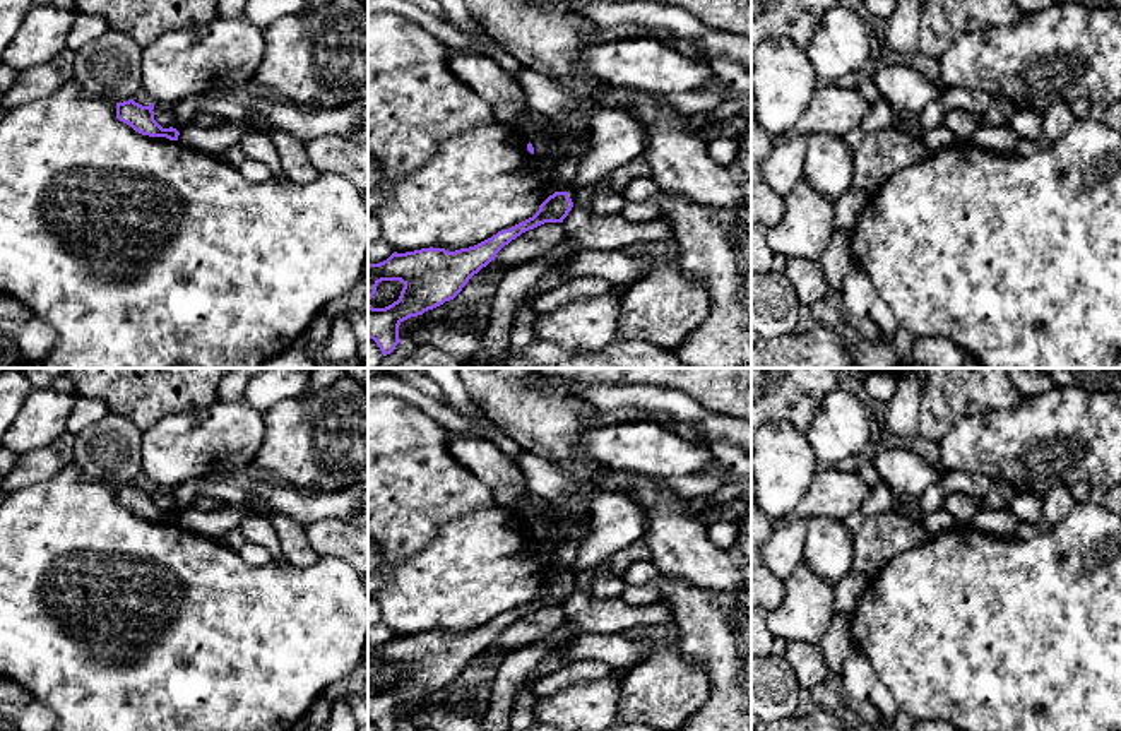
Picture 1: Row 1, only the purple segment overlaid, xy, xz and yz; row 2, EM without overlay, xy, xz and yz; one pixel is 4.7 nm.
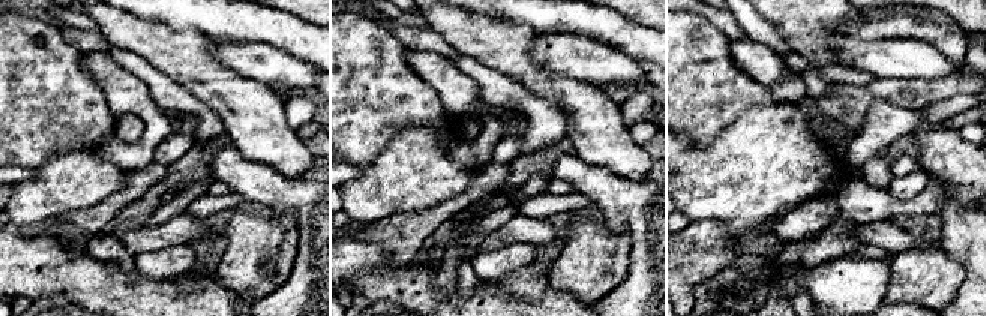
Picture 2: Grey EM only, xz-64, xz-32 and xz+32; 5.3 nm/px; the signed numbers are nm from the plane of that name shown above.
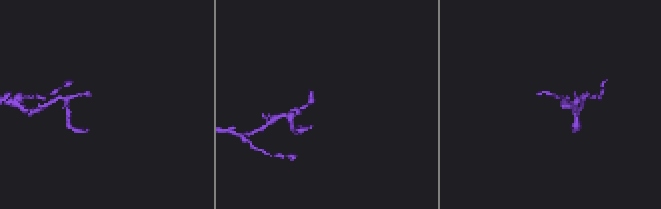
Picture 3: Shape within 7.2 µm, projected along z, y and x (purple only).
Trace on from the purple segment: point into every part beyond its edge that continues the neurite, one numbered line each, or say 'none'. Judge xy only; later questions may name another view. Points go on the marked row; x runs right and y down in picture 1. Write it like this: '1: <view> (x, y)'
none

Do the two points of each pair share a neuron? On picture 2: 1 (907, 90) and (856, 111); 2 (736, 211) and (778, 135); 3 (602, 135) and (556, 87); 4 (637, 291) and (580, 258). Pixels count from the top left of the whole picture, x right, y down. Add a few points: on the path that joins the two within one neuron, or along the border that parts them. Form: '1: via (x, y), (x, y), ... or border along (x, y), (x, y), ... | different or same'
1: via (893, 90), (877, 90), (868, 98) | same
2: via (742, 192), (742, 183), (770, 155) | same
3: via (592, 123), (568, 99) | same
4: border along (629, 247), (628, 276), (599, 300) | different

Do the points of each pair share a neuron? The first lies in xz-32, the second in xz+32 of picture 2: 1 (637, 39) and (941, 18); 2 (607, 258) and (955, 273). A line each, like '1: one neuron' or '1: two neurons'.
1: one neuron
2: one neuron

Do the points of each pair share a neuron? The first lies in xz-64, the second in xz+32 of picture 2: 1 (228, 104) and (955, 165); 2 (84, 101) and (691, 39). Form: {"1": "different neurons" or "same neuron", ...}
{"1": "same neuron", "2": "same neuron"}

